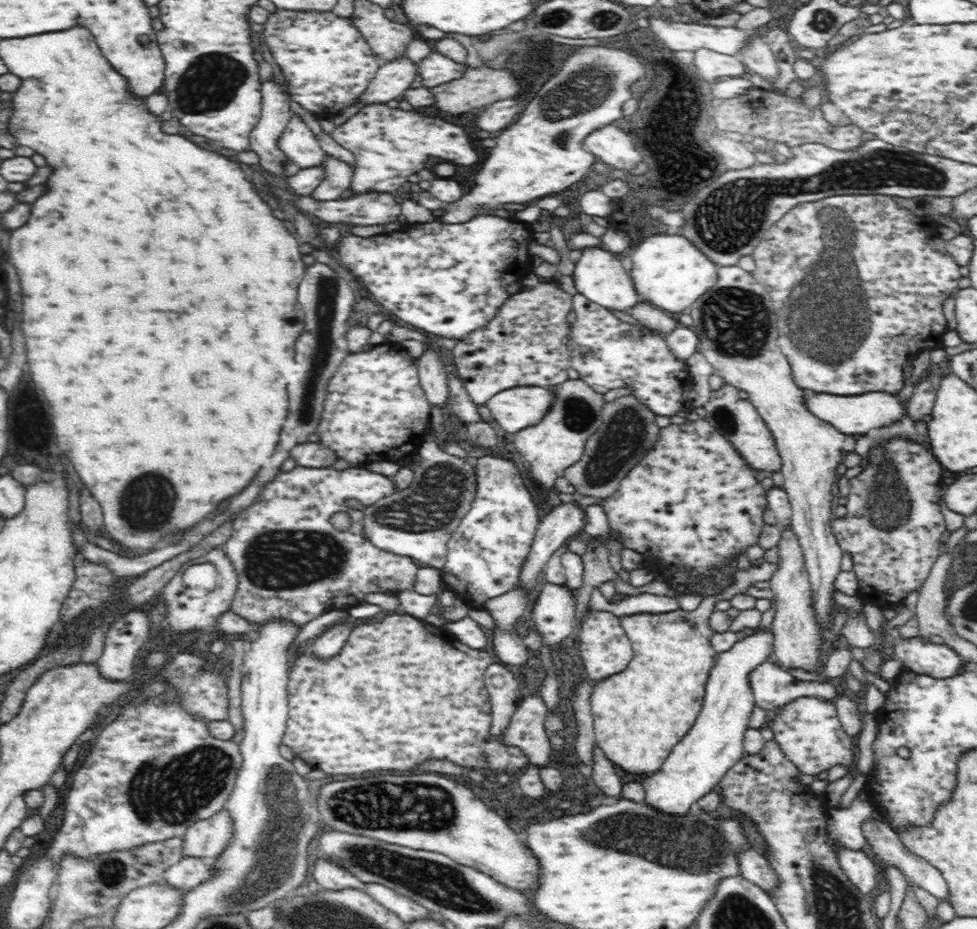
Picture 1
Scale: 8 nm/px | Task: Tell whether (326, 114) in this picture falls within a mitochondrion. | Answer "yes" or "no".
no

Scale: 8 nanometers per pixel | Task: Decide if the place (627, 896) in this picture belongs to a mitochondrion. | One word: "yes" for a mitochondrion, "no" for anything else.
no

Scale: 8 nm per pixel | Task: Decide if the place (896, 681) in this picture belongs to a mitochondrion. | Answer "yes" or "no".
no

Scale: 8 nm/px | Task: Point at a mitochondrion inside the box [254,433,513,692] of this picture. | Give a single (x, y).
(436, 498)

